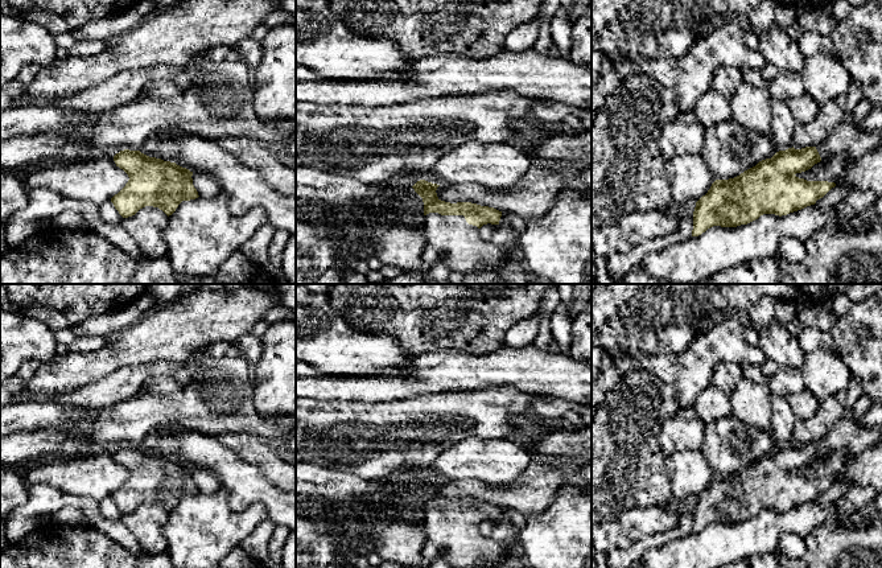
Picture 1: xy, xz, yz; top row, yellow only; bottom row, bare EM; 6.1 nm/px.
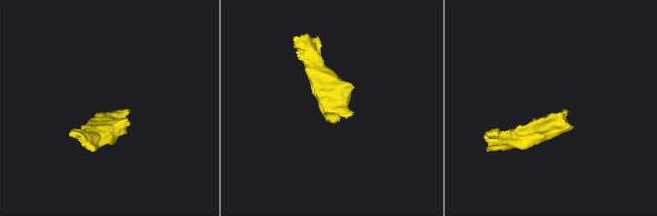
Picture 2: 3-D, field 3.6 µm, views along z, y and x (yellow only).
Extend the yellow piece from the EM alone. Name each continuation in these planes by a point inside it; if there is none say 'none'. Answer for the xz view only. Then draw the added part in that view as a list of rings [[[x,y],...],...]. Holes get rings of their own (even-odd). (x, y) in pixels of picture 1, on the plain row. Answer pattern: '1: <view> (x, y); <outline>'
1: xz (449, 535); [[[429,509],[425,511],[424,527],[424,560],[420,568],[429,568],[436,559],[442,559],[450,568],[477,568],[520,553],[519,528],[503,511],[499,527],[491,536],[483,536],[479,524],[469,520],[463,511]]]

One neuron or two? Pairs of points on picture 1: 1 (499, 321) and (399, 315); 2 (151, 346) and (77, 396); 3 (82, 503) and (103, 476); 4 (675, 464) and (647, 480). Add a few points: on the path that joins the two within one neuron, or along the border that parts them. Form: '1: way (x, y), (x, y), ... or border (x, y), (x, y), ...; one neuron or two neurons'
1: way (474, 320), (456, 315), (424, 315); one neuron
2: border (145, 363), (119, 367), (89, 385); two neurons
3: border (57, 489), (65, 493), (87, 496), (98, 502); two neurons
4: border (663, 459), (672, 497); two neurons

